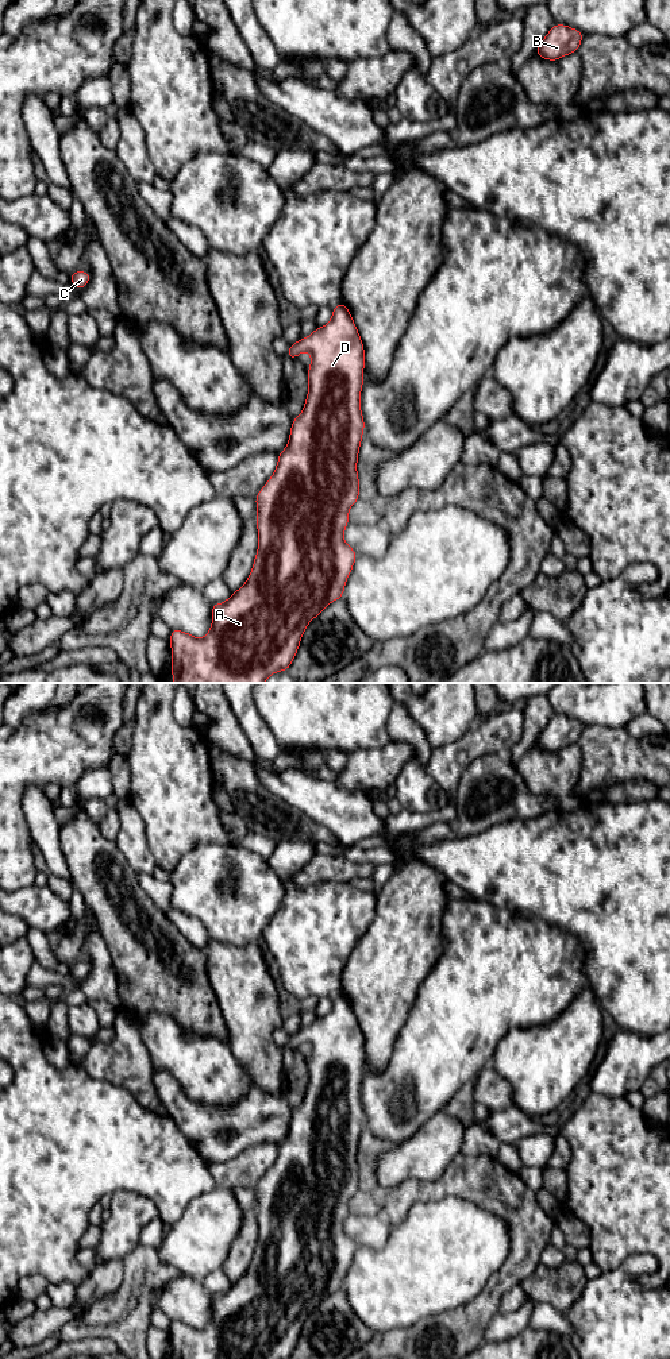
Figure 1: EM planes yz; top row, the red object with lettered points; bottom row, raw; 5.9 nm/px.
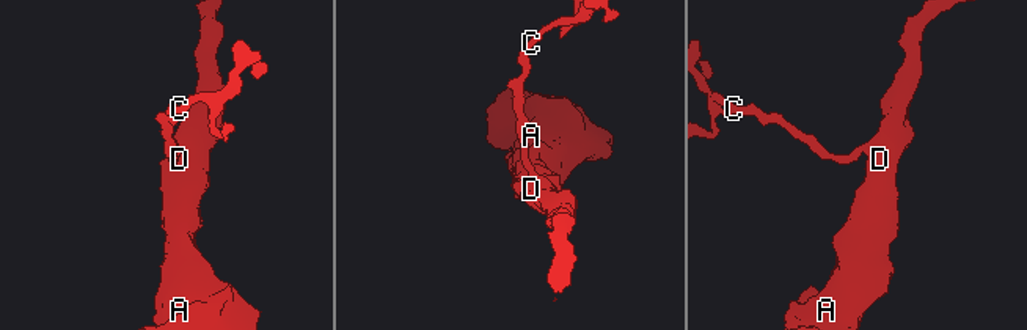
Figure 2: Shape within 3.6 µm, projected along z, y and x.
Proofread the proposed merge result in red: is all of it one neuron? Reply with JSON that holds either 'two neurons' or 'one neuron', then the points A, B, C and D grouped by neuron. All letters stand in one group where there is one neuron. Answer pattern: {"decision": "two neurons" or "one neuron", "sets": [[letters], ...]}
{"decision": "one neuron", "sets": [["A", "B", "C", "D"]]}

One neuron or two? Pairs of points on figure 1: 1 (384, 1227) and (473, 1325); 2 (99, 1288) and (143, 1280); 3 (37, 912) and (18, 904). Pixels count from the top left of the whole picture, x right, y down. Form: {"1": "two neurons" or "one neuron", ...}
{"1": "two neurons", "2": "two neurons", "3": "one neuron"}

